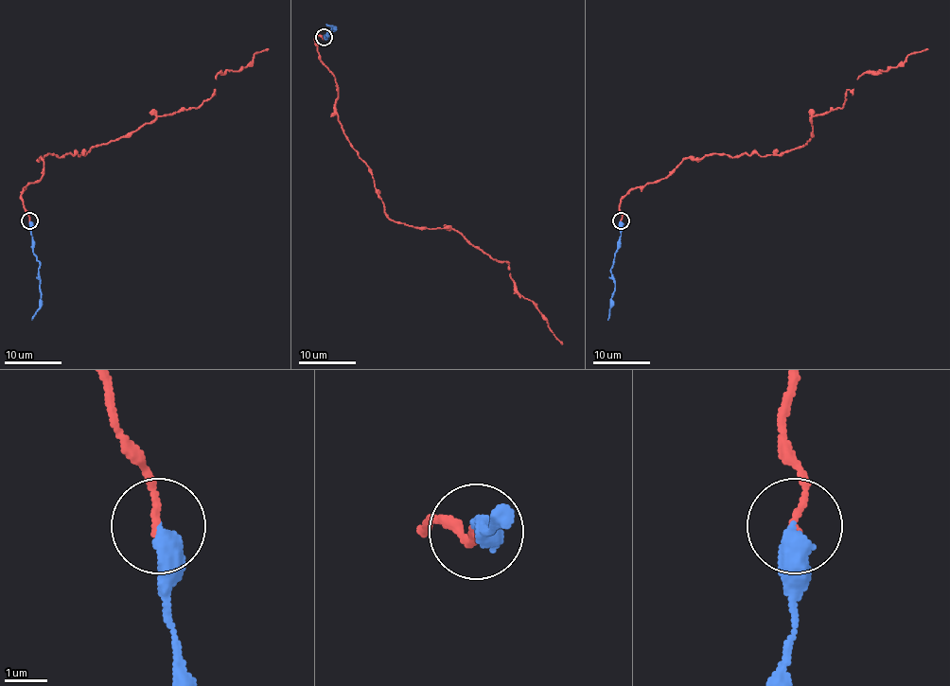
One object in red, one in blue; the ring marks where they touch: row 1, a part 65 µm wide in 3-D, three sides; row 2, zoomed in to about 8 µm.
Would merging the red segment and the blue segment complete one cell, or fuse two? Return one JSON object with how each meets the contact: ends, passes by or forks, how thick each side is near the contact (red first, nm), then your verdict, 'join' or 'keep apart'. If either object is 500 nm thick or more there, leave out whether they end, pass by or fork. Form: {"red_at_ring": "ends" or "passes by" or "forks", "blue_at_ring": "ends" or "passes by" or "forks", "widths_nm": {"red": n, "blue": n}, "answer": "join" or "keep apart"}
{"red_at_ring": "ends", "blue_at_ring": "ends", "widths_nm": {"red": 150, "blue": 480}, "answer": "join"}

